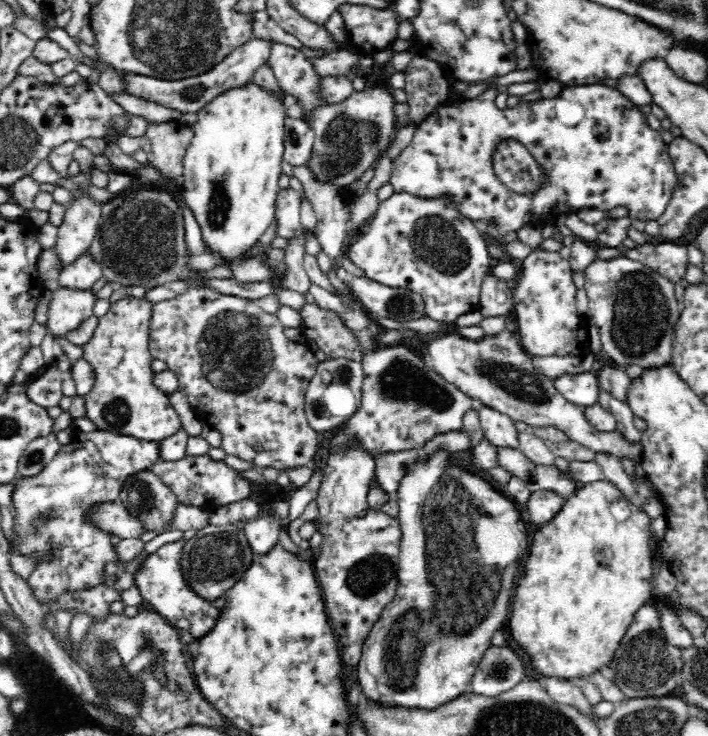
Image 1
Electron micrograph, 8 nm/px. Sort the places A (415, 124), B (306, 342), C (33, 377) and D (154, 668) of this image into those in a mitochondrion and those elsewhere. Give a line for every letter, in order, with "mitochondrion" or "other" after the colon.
A: other
B: other
C: other
D: mitochondrion

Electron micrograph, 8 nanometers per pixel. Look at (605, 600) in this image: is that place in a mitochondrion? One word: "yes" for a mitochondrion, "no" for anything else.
no

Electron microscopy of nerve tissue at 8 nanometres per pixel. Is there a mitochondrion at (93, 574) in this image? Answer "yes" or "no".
no

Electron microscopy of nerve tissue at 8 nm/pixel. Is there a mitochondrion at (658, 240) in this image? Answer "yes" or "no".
no

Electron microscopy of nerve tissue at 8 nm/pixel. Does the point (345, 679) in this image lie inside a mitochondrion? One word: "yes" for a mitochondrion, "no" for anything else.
no

